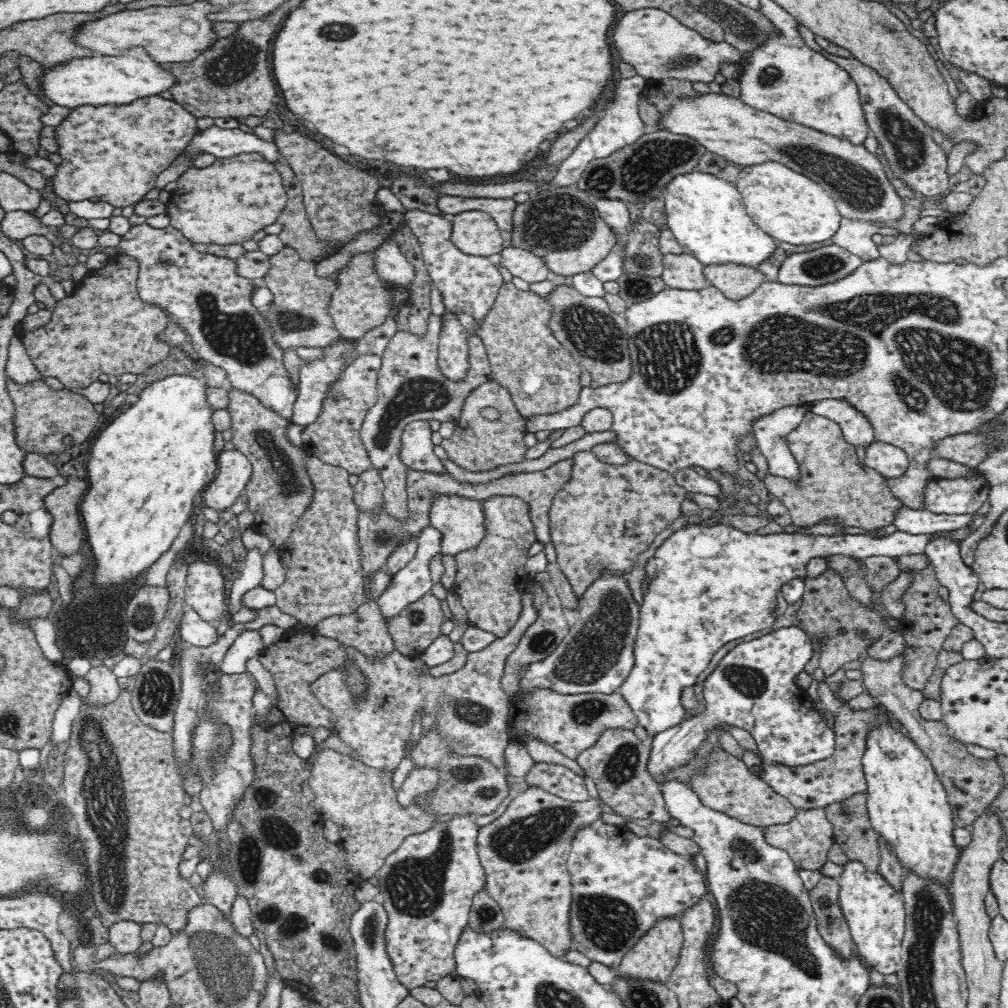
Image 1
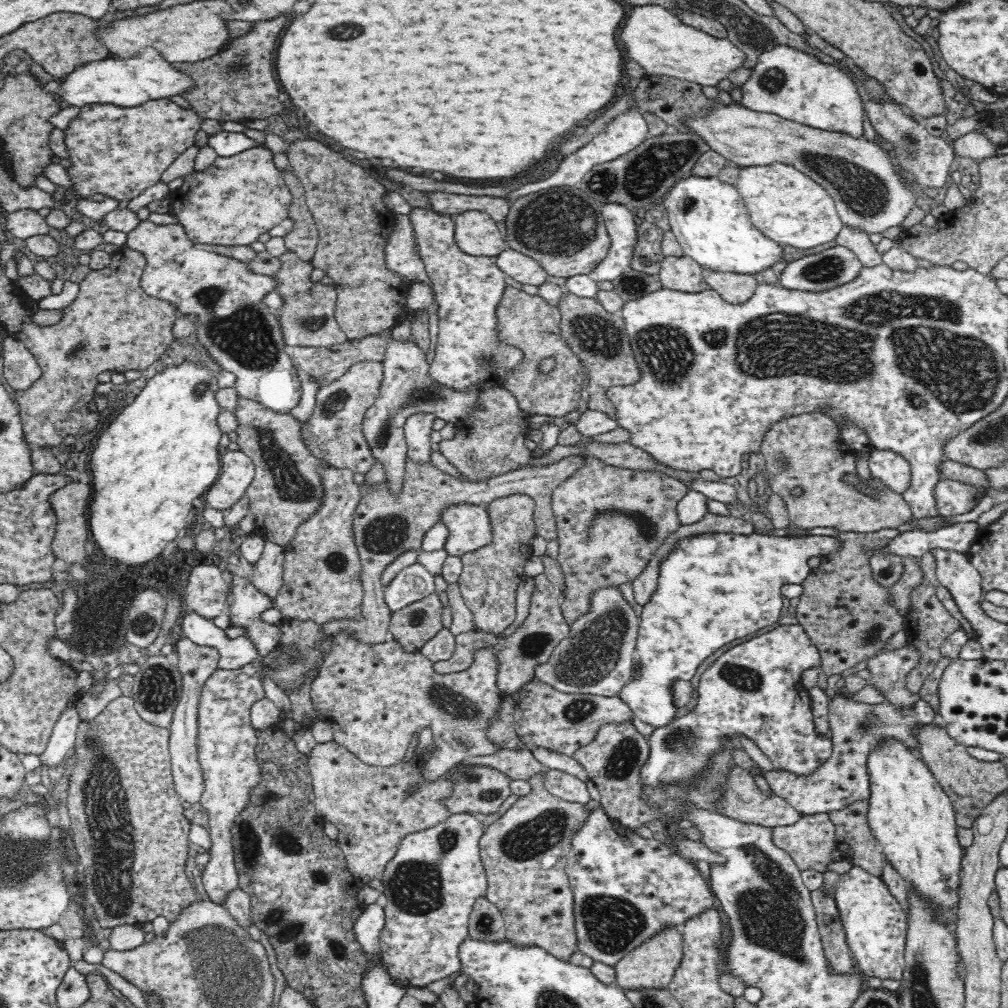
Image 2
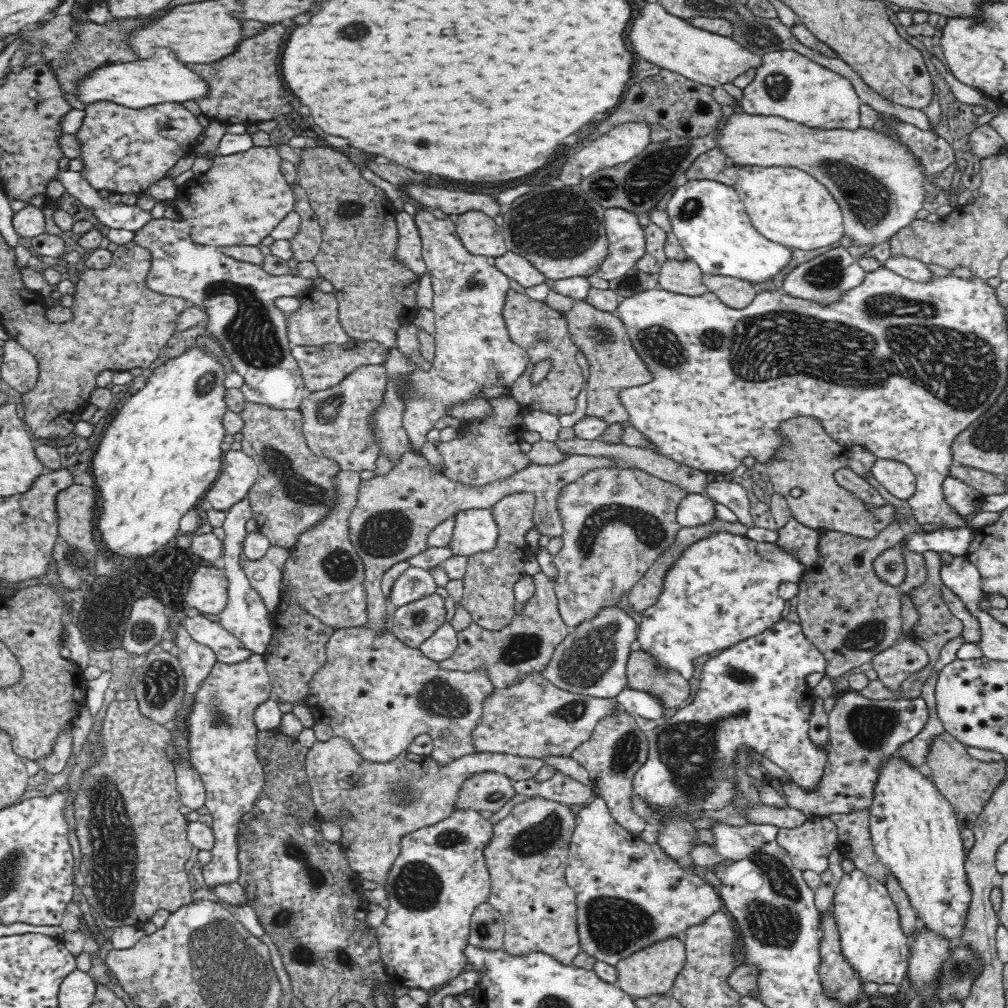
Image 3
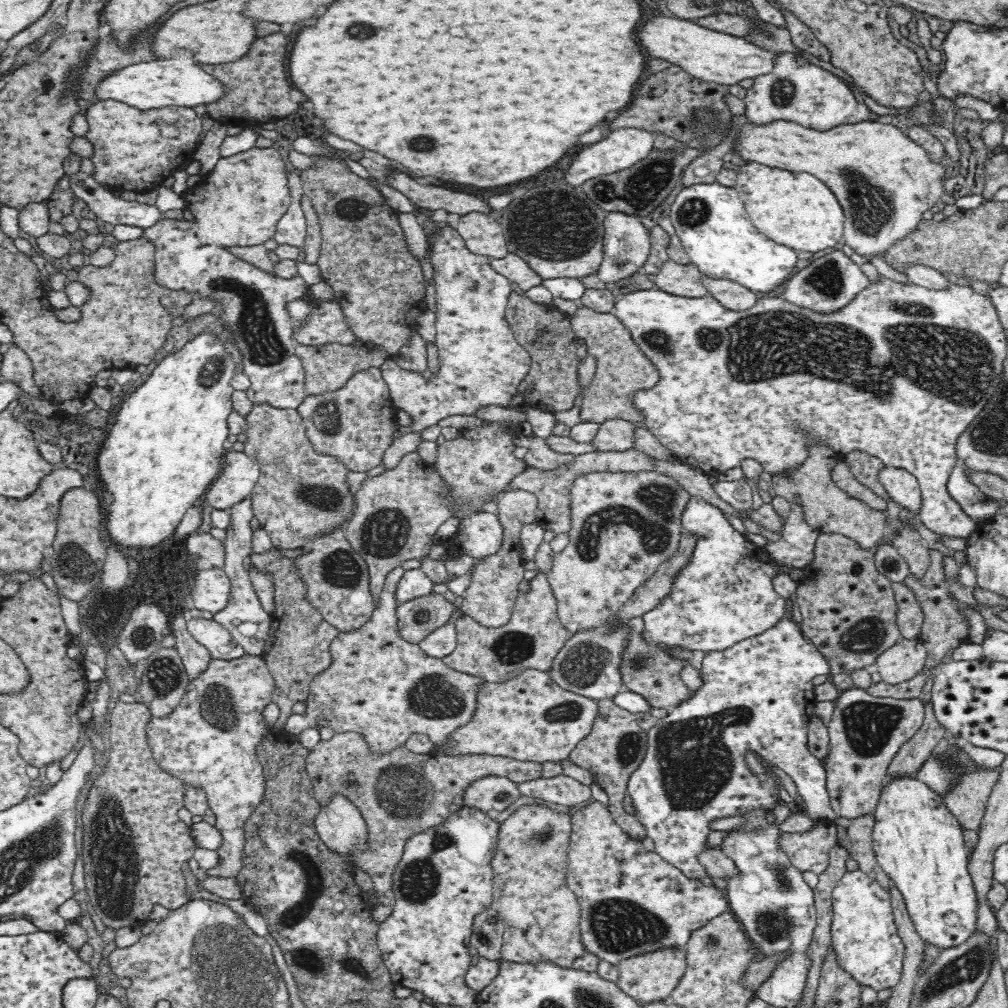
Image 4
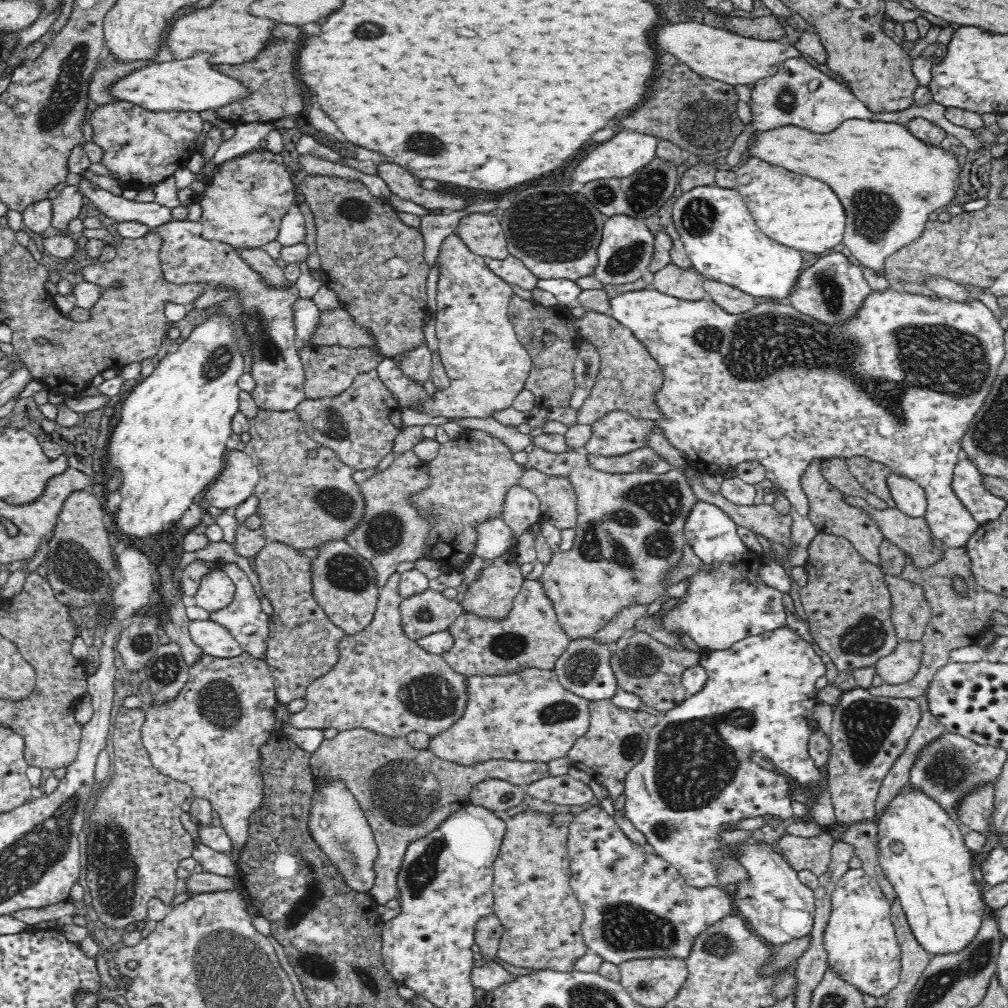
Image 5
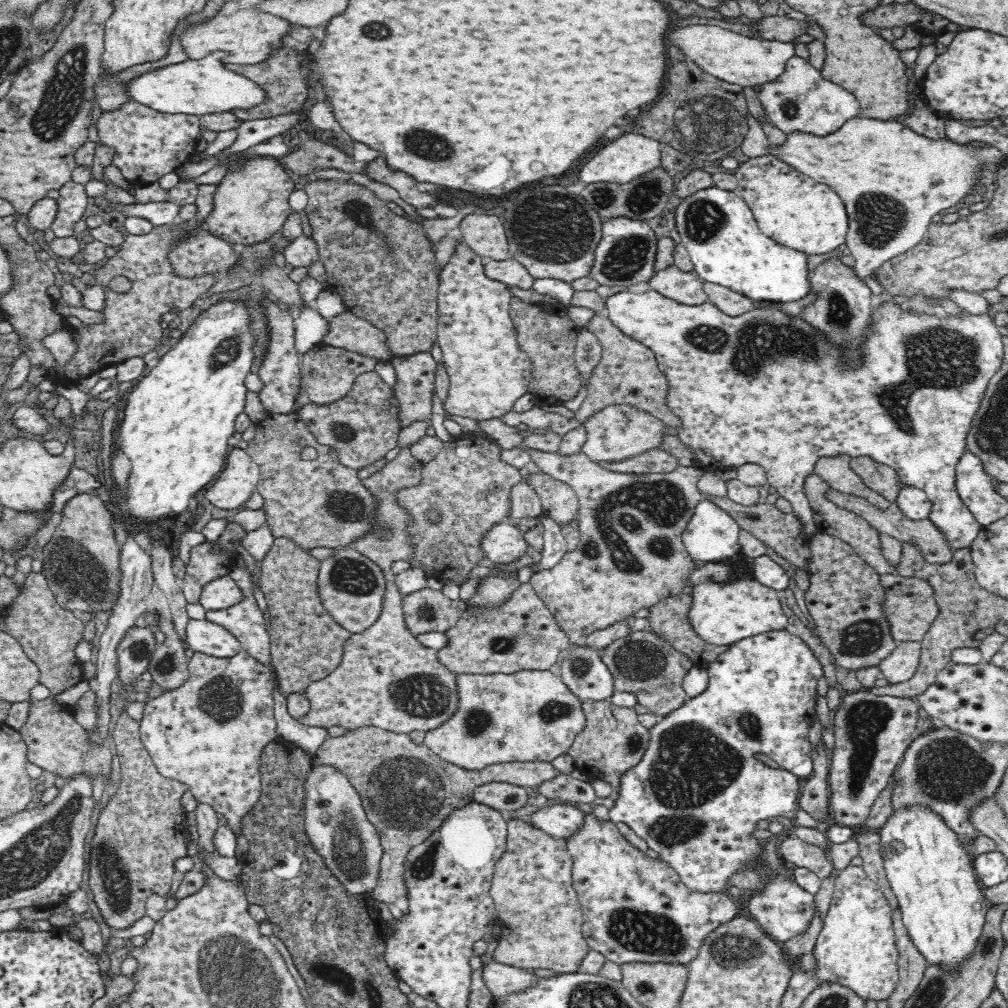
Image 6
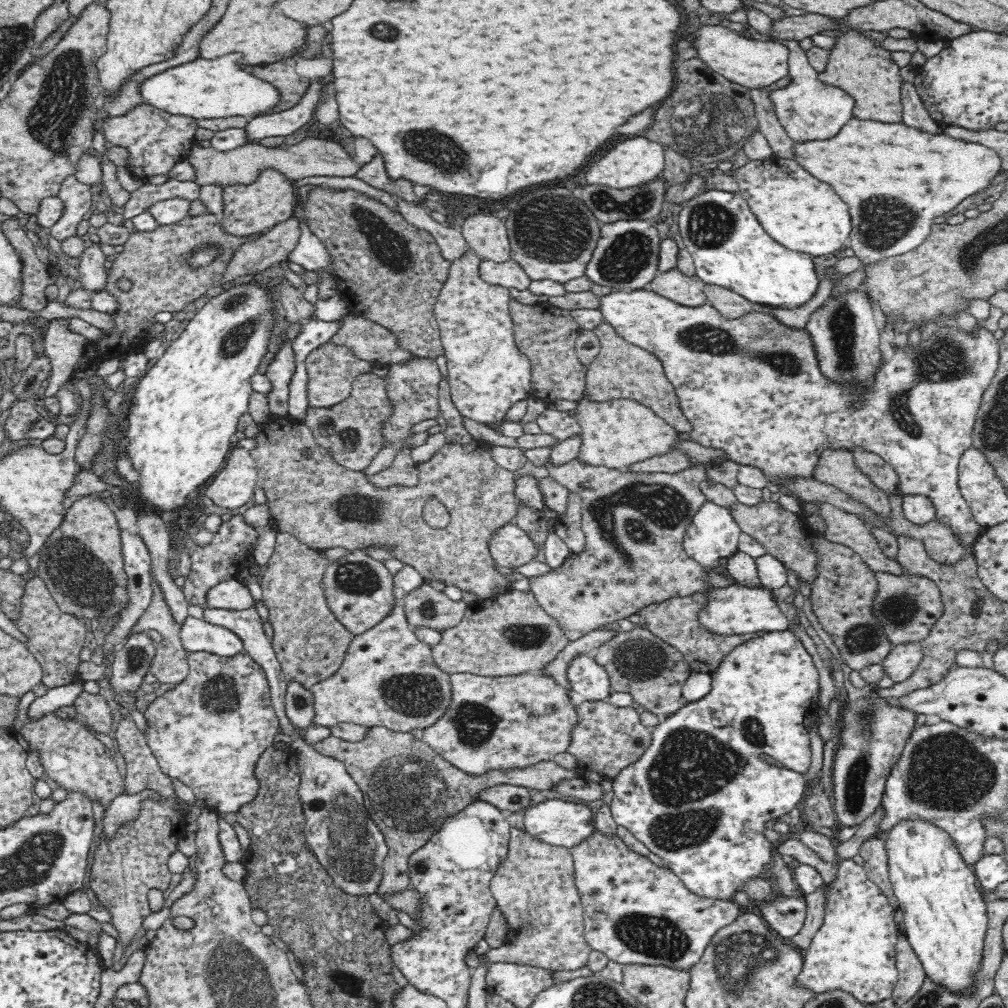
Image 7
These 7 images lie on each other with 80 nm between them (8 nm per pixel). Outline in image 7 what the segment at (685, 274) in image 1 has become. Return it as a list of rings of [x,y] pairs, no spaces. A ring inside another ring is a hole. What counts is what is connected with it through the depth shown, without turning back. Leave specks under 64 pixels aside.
[[[678,268],[658,273],[656,278],[646,284],[646,290],[660,293],[668,300],[678,304],[696,308],[697,305],[706,305],[707,296],[703,291],[705,282],[698,275],[686,276]]]

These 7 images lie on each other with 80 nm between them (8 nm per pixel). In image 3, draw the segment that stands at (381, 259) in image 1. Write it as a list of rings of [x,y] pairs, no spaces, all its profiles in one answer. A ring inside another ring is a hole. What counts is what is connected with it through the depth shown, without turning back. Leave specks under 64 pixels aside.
[[[396,211],[395,223],[397,228],[396,248],[394,259],[406,265],[410,271],[421,279],[426,275],[426,263],[422,258],[422,247],[414,217],[406,211]]]

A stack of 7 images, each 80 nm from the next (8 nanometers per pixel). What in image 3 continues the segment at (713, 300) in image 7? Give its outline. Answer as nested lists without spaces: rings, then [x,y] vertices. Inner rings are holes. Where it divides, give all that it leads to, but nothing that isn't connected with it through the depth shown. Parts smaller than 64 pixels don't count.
[[[703,275],[703,281],[730,308],[746,308],[757,293],[754,283],[732,276]]]

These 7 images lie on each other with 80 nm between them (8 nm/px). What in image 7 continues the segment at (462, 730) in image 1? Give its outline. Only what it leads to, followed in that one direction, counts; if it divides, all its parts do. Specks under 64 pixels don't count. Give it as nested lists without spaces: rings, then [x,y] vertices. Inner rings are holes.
[[[395,598],[388,616],[384,616],[370,630],[353,636],[339,670],[326,680],[313,684],[309,690],[314,699],[312,724],[328,728],[340,723],[352,723],[405,733],[417,728],[424,730],[437,723],[452,702],[451,676],[436,665],[432,647],[418,639],[408,624],[402,602],[397,602]]]

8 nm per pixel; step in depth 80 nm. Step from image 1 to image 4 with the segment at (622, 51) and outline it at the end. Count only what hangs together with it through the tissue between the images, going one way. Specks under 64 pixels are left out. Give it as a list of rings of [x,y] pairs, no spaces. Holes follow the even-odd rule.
[[[654,12],[646,20],[638,32],[638,40],[652,58],[662,58],[697,79],[721,85],[736,84],[744,78],[768,74],[774,66],[774,52],[765,52],[742,37],[716,32],[692,20],[666,16],[660,12]]]

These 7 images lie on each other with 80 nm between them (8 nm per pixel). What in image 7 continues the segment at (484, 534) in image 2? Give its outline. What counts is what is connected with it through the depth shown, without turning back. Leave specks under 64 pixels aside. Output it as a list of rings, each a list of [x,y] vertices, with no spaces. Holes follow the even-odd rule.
[[[513,522],[492,534],[488,540],[488,550],[496,564],[510,569],[532,561],[538,554],[538,546]]]

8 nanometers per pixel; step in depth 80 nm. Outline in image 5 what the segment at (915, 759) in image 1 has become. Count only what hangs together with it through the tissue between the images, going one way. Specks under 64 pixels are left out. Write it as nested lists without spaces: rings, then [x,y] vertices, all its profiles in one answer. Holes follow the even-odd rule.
[[[911,783],[902,784],[896,796],[877,817],[876,846],[878,862],[900,899],[912,933],[930,956],[961,952],[979,934],[981,922],[990,909],[983,900],[982,889],[973,877],[973,856],[964,840],[965,829],[934,798]]]

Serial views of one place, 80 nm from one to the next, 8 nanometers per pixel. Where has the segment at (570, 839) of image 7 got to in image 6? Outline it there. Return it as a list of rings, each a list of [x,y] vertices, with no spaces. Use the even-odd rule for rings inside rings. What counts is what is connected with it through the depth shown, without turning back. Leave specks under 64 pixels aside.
[[[559,804],[542,808],[528,817],[533,826],[543,830],[550,836],[570,838],[574,830],[578,830],[584,822],[584,812],[574,804]]]

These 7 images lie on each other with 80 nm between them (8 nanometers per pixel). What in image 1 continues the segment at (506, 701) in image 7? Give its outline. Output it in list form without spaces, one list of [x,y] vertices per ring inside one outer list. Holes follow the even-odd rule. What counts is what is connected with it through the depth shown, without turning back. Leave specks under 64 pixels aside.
[[[545,688],[536,689],[527,699],[512,698],[509,708],[509,720],[510,742],[517,742],[513,738],[518,736],[520,730],[525,730],[525,732],[529,732],[529,734],[538,738],[538,740],[551,744],[558,752],[575,761],[587,748],[592,748],[596,744],[596,741],[605,730],[633,730],[639,724],[630,705],[619,691],[612,694],[590,692],[582,695],[563,695]]]

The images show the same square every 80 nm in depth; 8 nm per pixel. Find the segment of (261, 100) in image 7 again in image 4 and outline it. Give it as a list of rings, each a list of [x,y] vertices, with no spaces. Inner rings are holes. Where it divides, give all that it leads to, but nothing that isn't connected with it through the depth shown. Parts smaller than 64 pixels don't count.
[[[177,51],[174,57],[148,60],[112,70],[94,86],[94,97],[98,101],[117,100],[140,110],[164,106],[194,108],[198,104],[216,102],[224,96],[222,83],[216,77],[202,71],[202,67],[192,58],[187,52]]]

